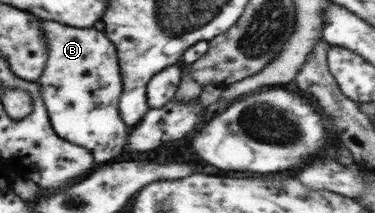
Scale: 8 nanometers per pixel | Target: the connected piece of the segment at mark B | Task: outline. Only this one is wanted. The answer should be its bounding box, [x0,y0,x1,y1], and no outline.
[37,21,132,162]

